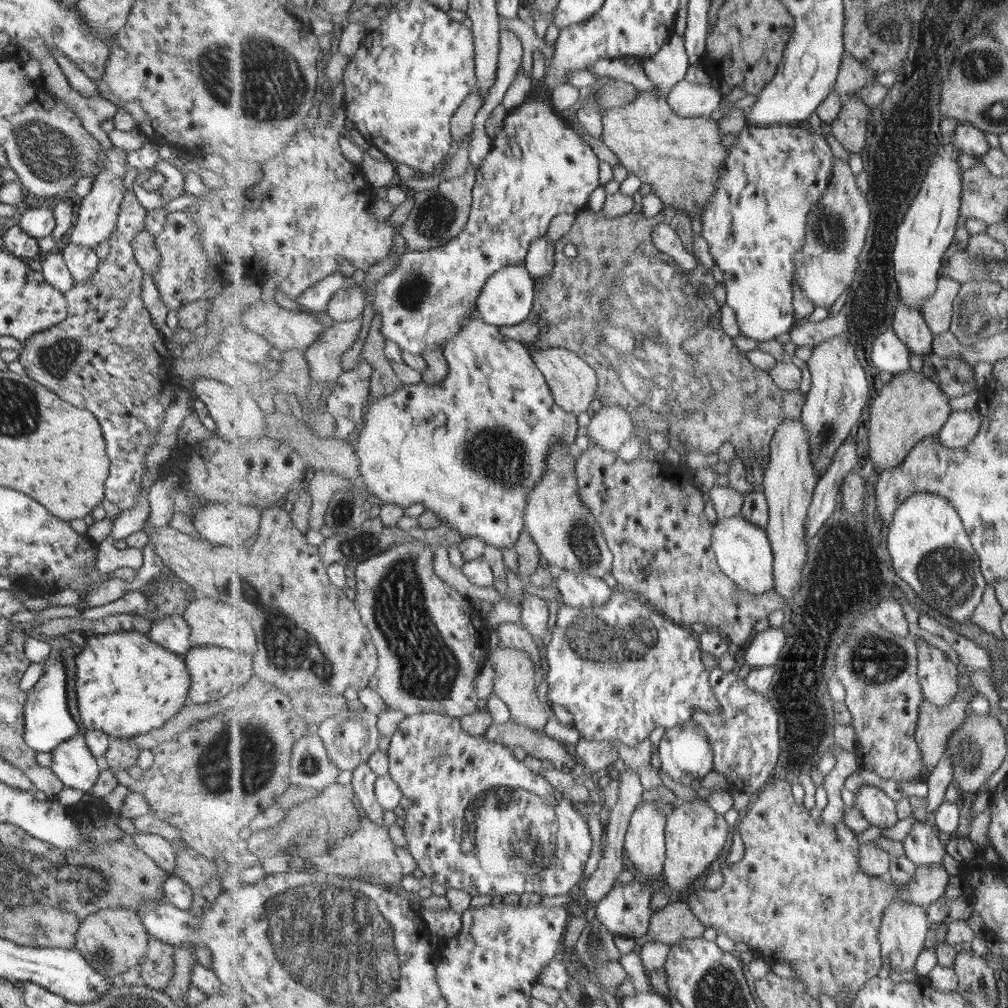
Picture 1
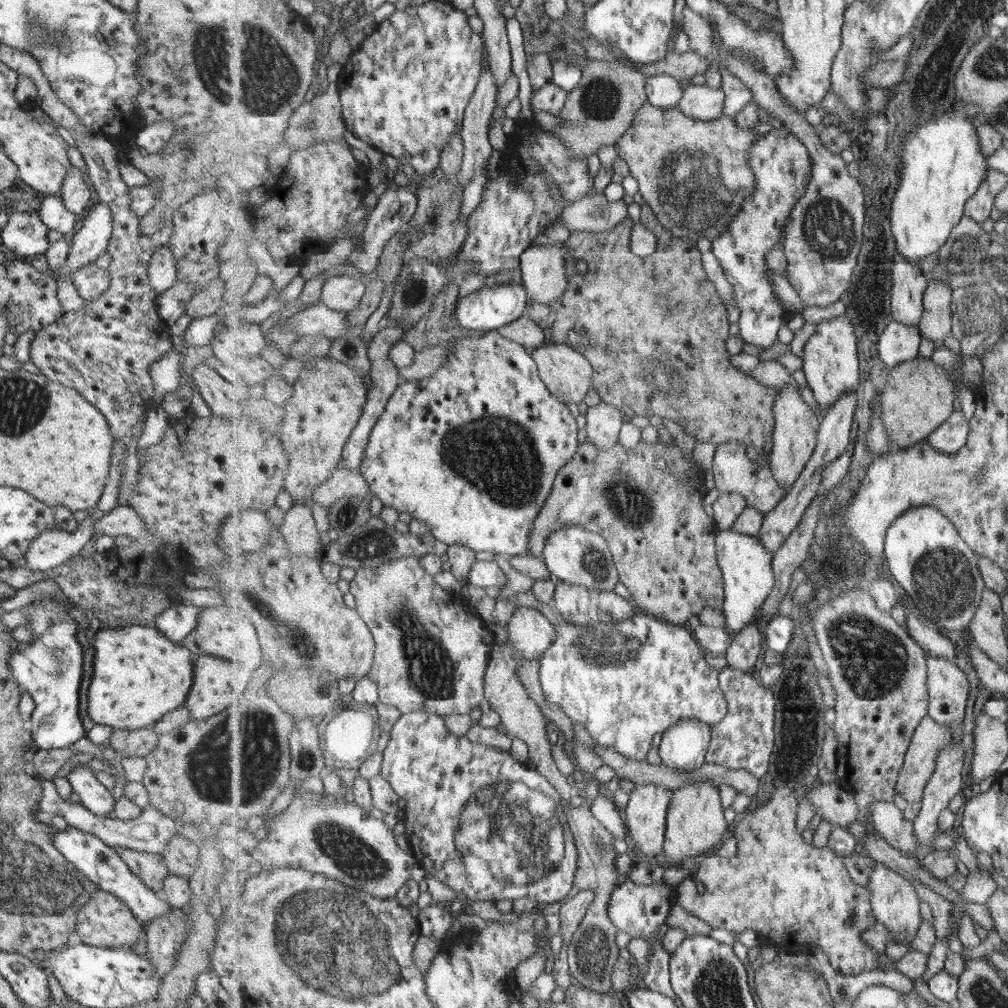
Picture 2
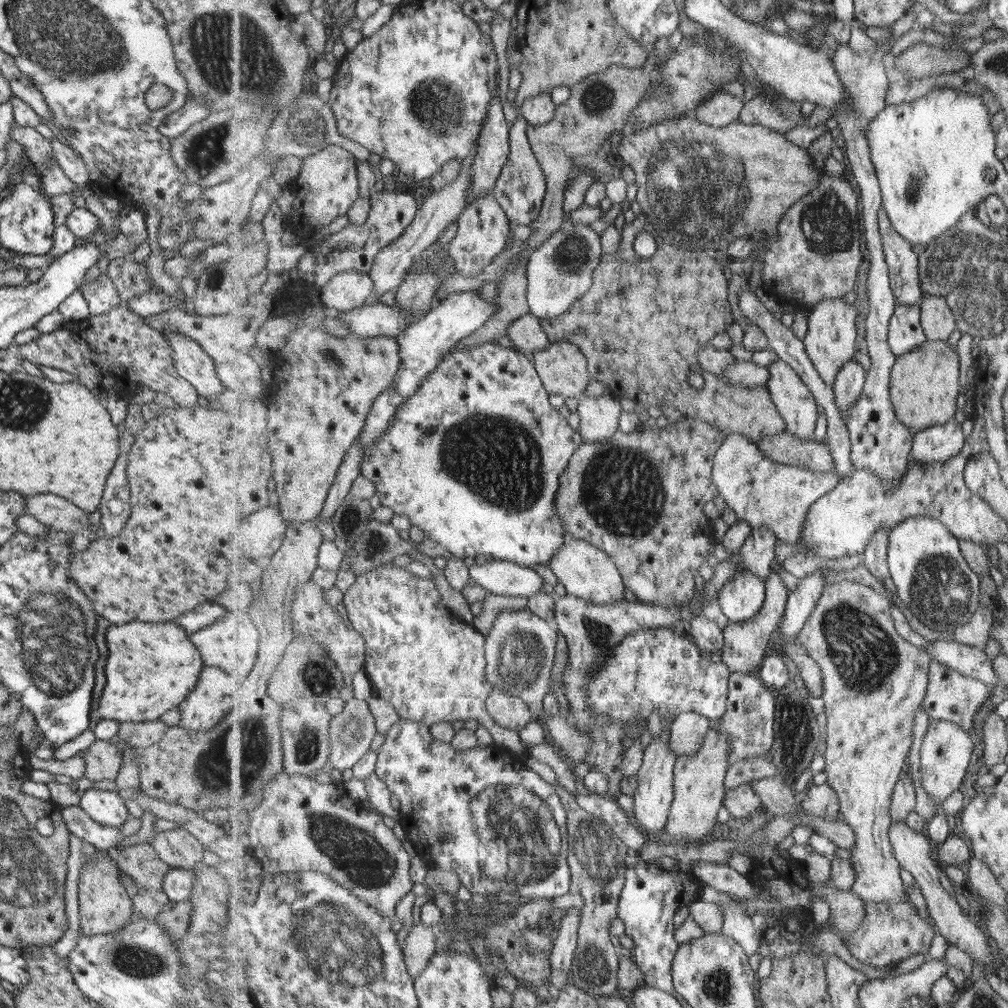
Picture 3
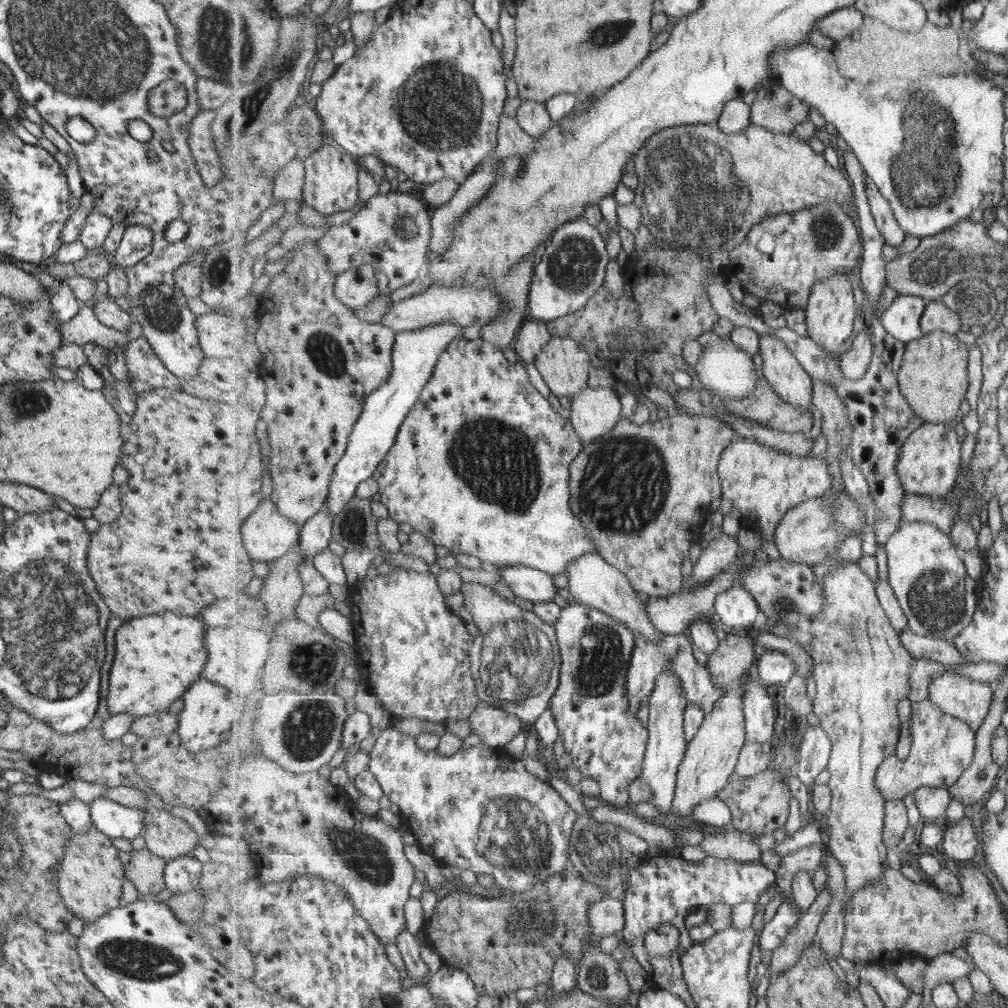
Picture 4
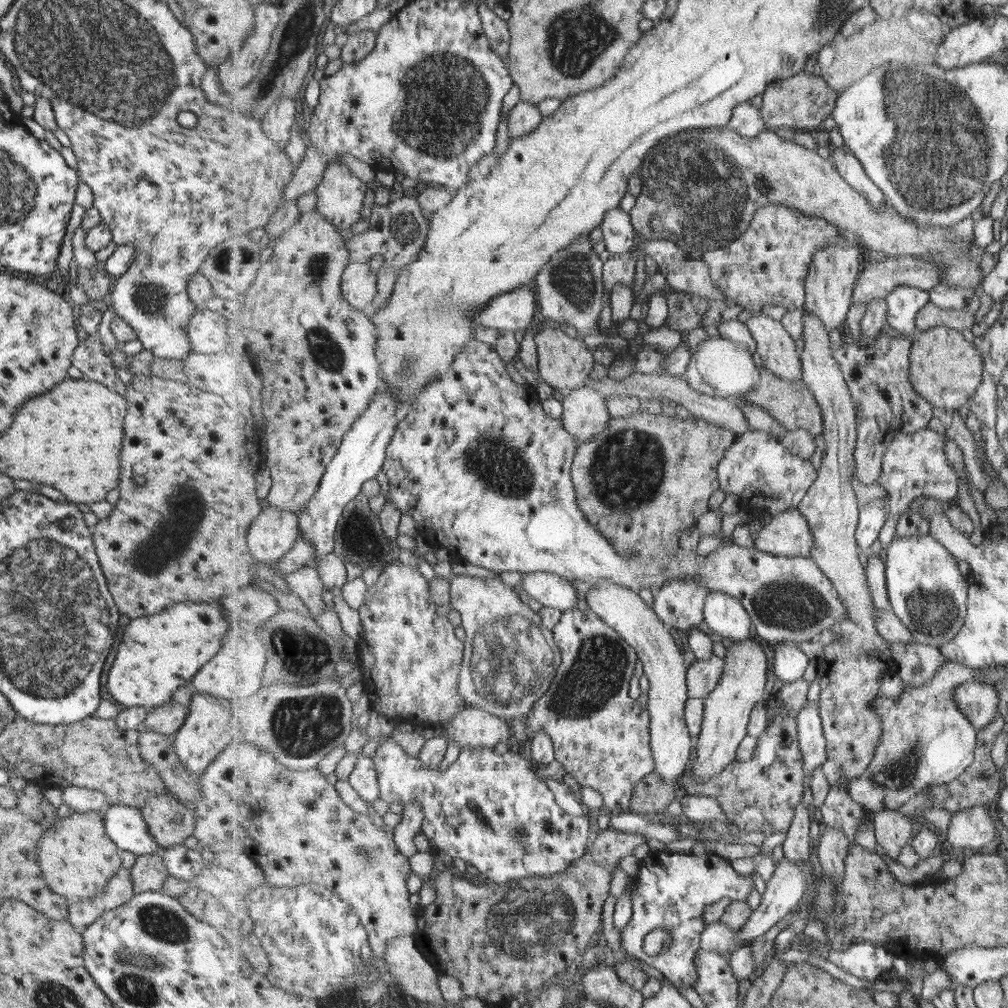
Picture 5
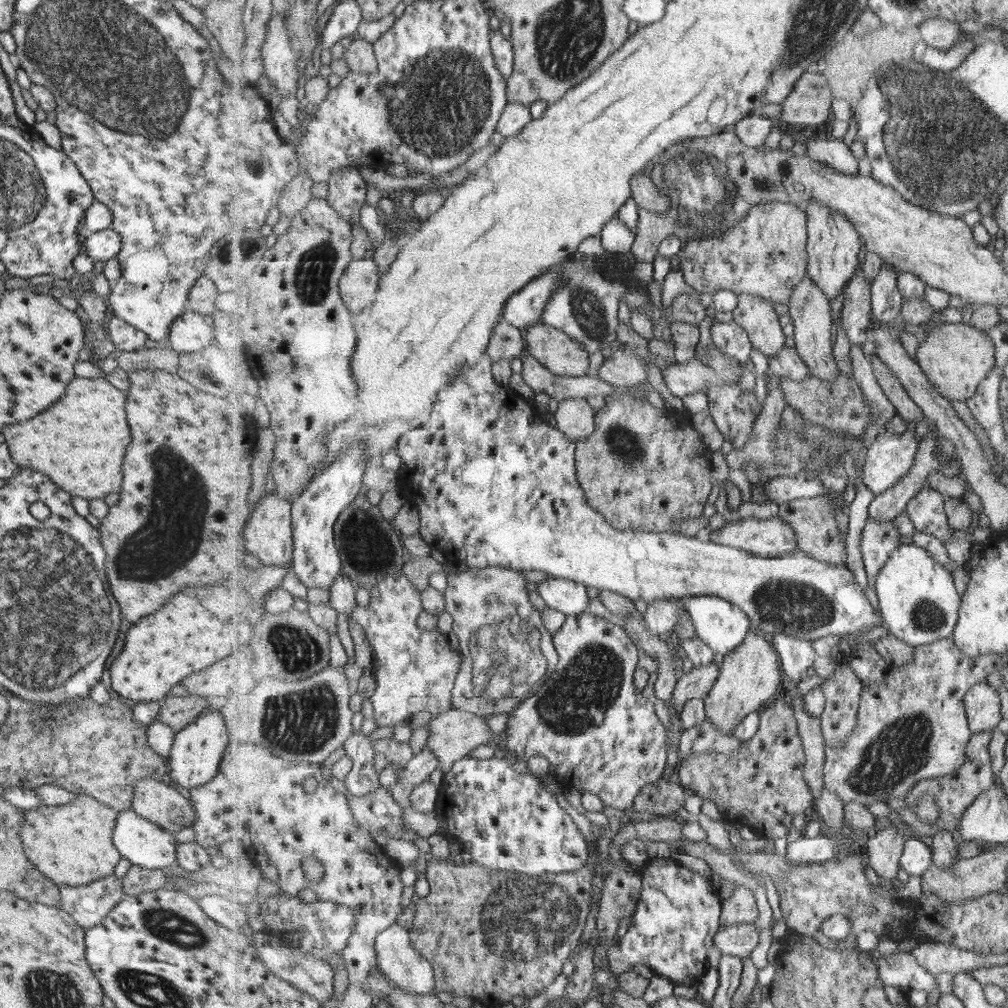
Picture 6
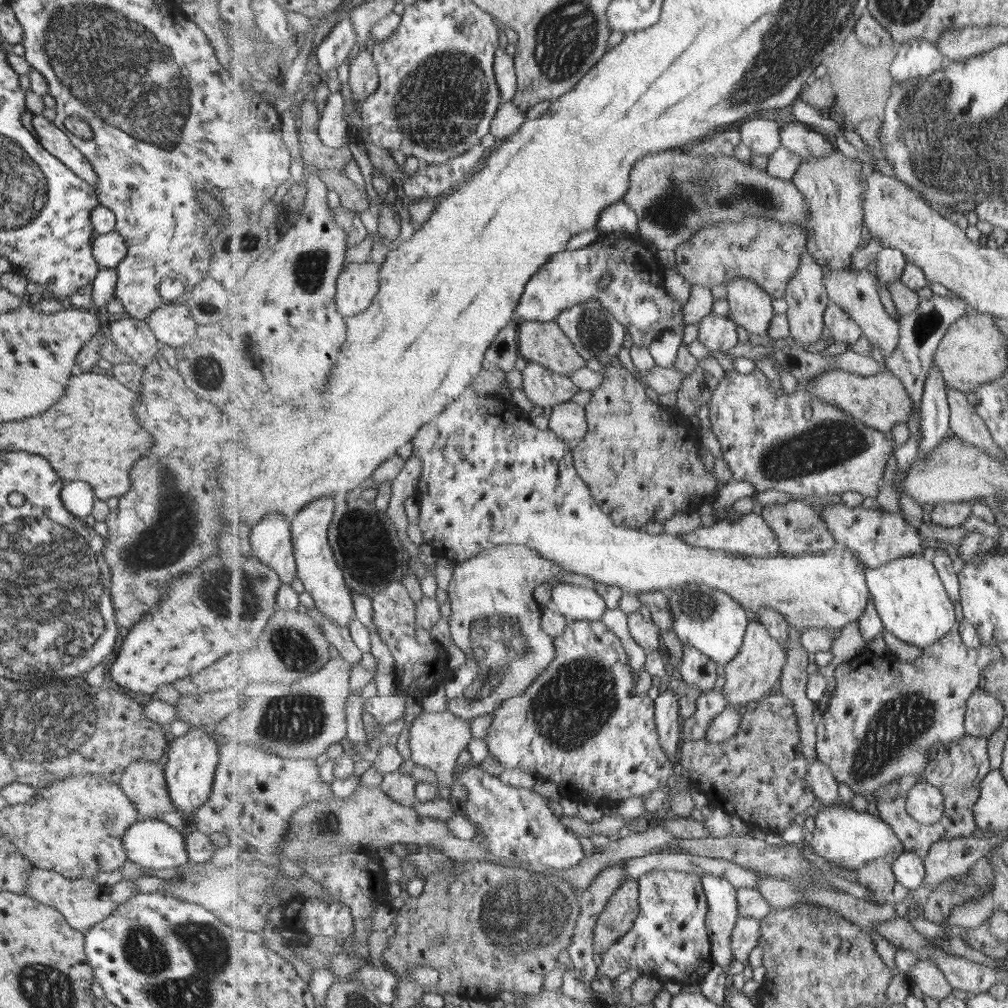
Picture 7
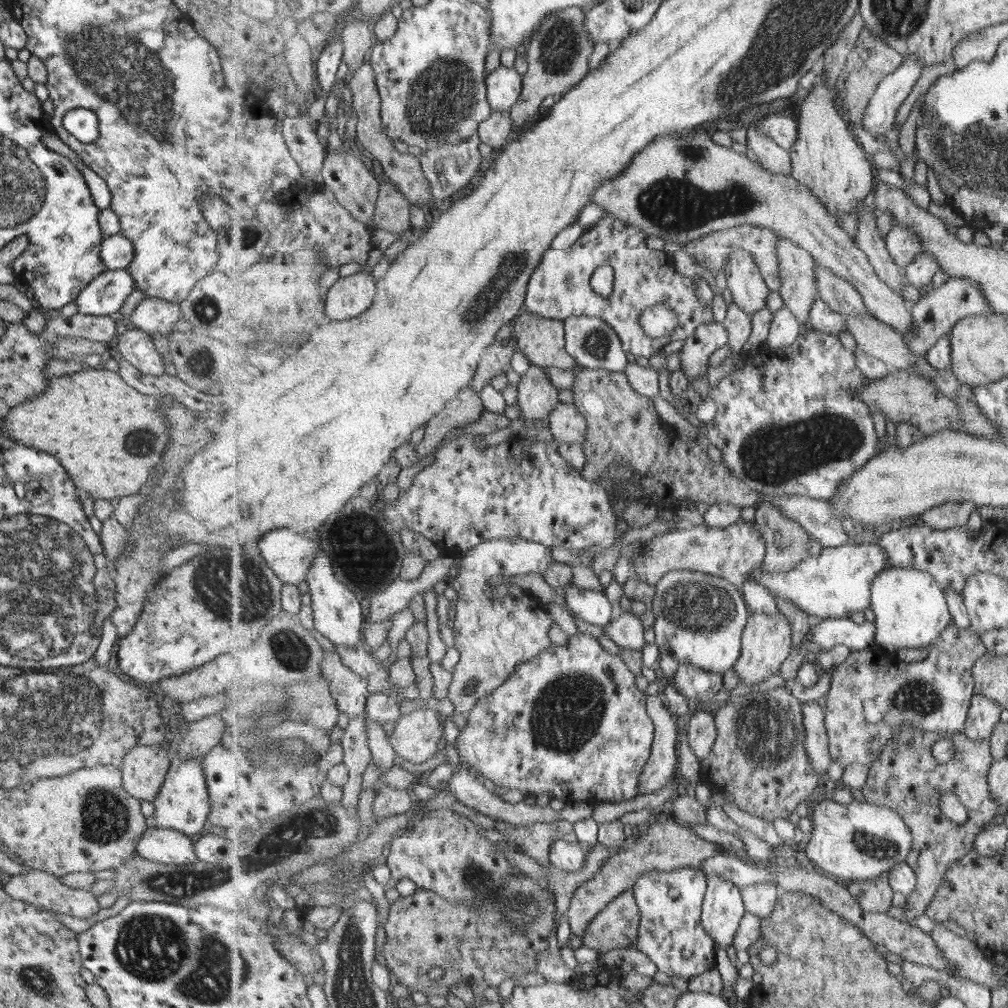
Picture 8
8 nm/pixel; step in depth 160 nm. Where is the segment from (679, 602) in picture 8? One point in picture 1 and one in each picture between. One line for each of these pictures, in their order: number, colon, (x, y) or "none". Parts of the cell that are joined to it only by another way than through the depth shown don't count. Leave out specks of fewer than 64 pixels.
1: (744, 551)
2: (747, 565)
3: (742, 598)
4: (737, 607)
5: (727, 616)
6: (723, 625)
7: (707, 618)

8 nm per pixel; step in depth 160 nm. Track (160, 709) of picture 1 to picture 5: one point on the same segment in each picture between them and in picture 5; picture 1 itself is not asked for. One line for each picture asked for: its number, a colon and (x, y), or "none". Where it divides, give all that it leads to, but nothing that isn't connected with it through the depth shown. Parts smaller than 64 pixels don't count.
2: (138, 675)
3: (151, 666)
4: (157, 656)
5: (158, 653)

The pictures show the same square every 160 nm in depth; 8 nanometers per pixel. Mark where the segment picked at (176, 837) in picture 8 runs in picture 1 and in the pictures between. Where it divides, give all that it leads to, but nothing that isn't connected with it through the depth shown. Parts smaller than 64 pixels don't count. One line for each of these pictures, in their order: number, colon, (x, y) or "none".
1: (73, 765)
2: (93, 796)
3: (105, 807)
4: (114, 820)
5: (124, 826)
6: (144, 844)
7: (149, 843)

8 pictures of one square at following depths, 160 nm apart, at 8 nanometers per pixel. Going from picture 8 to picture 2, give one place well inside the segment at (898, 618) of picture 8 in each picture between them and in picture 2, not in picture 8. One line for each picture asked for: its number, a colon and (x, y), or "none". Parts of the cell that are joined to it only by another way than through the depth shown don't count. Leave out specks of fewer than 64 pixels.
2: (935, 568)
3: (932, 576)
4: (927, 572)
5: (928, 592)
6: (917, 594)
7: (913, 603)

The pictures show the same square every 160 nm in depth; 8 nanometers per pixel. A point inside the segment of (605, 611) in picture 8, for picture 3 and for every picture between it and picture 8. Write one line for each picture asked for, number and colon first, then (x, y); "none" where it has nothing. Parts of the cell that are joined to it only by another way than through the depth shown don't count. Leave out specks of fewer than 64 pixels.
3: (499, 577)
4: (531, 584)
5: (550, 590)
6: (570, 597)
7: (576, 602)

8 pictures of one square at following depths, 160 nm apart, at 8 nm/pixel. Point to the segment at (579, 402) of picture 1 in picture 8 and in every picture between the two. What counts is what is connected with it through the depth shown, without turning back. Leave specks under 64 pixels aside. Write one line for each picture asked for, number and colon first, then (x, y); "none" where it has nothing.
2: (568, 374)
3: (564, 369)
4: (564, 364)
5: (565, 363)
6: (562, 355)
7: (545, 342)
8: (543, 340)

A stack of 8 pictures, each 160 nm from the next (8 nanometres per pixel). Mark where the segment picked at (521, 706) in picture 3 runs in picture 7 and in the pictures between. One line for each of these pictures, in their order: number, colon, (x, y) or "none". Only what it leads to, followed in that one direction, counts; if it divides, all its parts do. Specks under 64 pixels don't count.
4: (496, 727)
5: (473, 727)
6: (454, 734)
7: (436, 739)

